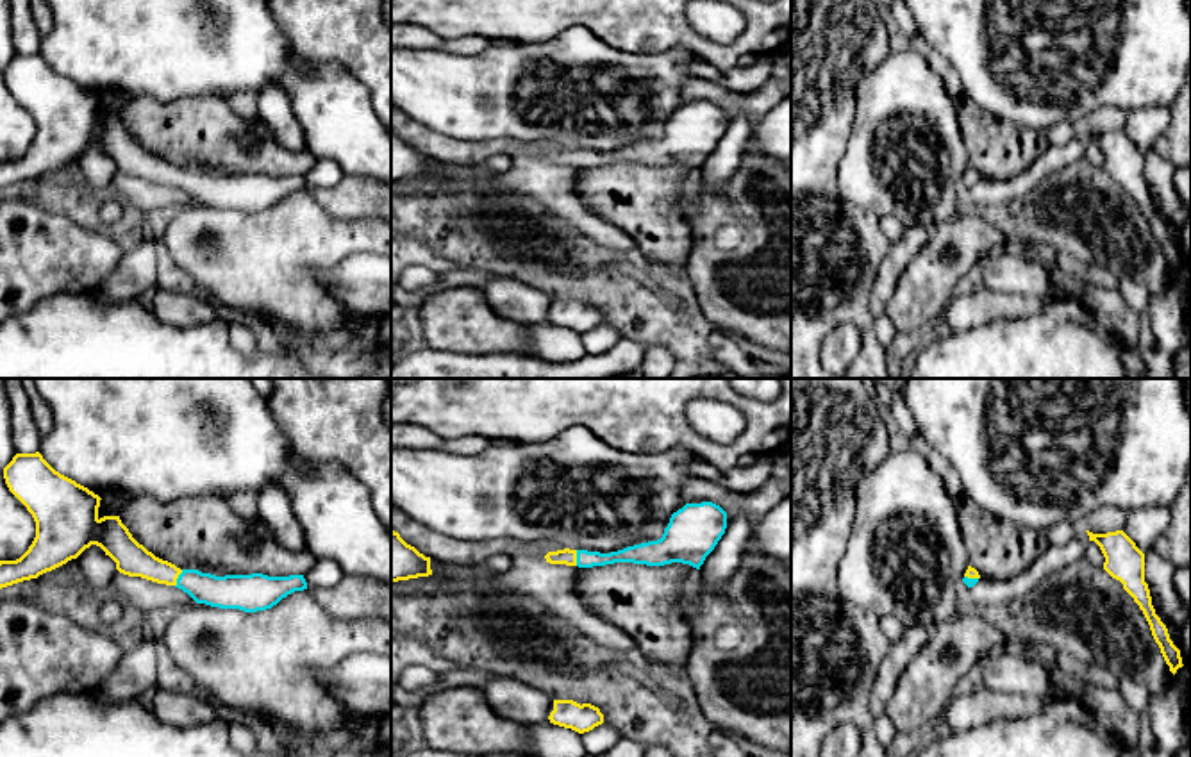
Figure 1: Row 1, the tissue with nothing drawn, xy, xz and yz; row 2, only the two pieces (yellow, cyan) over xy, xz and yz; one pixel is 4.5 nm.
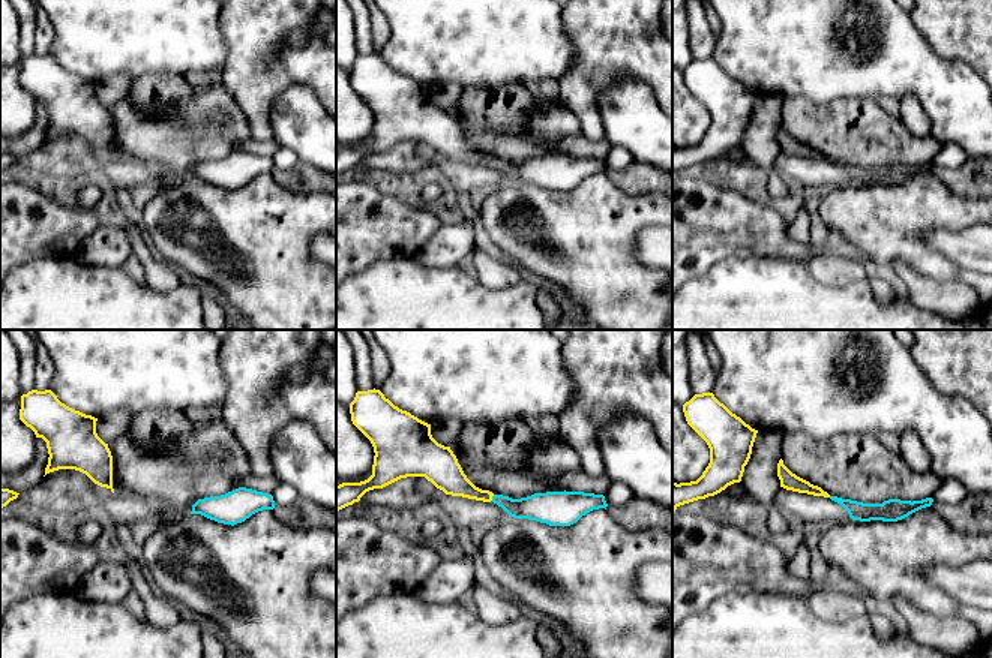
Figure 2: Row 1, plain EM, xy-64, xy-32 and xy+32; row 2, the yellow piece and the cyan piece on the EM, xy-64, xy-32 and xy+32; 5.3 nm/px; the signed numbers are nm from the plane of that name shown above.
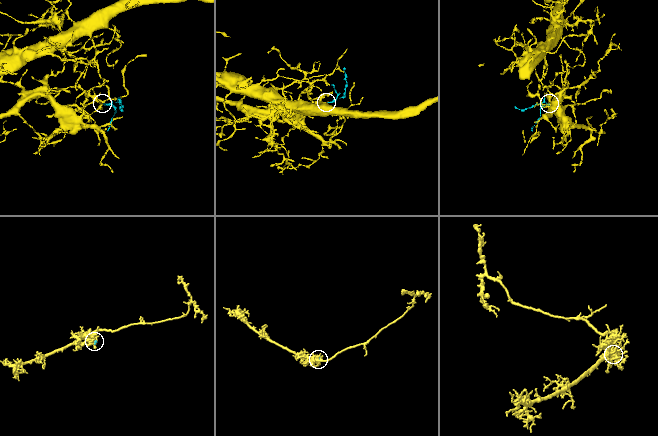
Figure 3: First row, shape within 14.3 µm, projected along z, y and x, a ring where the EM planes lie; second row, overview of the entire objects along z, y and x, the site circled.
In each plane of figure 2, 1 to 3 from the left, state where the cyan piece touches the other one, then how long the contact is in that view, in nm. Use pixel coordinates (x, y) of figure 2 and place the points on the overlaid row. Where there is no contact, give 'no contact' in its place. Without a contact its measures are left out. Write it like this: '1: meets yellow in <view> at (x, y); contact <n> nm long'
1: no contact
2: meets yellow in xy-32 at (491, 498); contact 40 nm long
3: no contact

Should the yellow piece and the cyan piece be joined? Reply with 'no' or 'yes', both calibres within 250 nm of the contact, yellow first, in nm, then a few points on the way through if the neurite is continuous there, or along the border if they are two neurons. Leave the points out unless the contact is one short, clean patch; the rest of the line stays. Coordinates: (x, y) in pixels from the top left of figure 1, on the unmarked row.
yes; 150 nm thick on the yellow side, 160 nm on the other; runs through xy (133, 159), (177, 177), (215, 191), (231, 191)

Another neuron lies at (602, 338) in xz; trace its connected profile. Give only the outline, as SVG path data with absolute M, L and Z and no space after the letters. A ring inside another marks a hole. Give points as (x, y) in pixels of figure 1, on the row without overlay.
M598 325L589 332L582 334L582 343L587 354L605 354L616 346L621 334L609 325Z

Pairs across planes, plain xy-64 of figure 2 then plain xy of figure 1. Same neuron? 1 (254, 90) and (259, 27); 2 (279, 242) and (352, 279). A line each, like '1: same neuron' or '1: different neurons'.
1: different neurons
2: different neurons

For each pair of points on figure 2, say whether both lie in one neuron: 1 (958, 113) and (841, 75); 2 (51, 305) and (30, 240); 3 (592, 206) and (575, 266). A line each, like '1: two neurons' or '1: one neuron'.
1: one neuron
2: two neurons
3: one neuron

